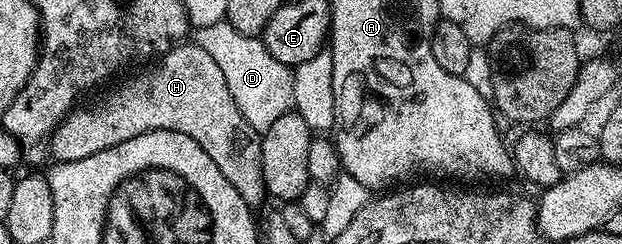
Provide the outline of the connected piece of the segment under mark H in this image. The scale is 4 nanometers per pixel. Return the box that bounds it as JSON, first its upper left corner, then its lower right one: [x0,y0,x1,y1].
[49,41,268,205]

